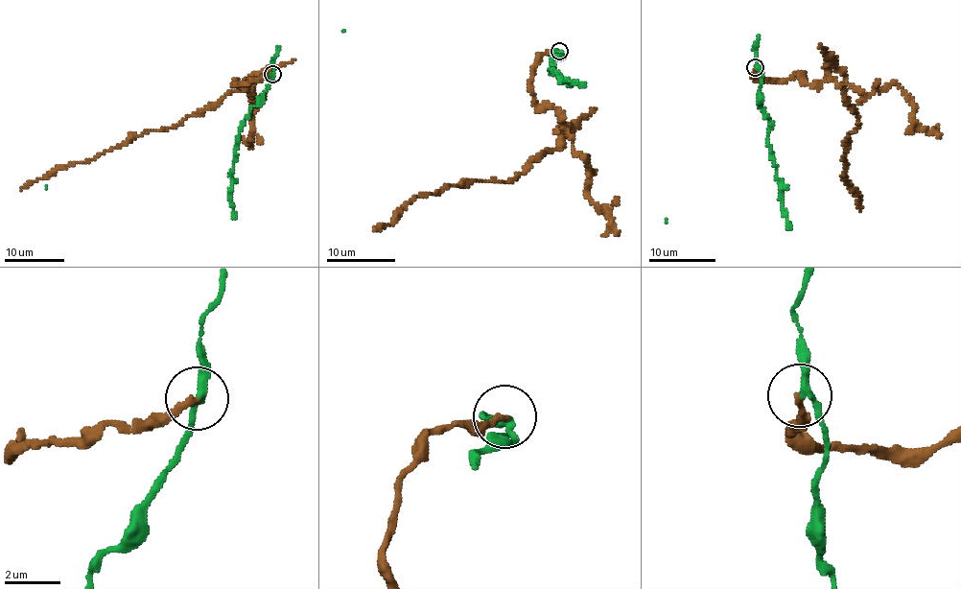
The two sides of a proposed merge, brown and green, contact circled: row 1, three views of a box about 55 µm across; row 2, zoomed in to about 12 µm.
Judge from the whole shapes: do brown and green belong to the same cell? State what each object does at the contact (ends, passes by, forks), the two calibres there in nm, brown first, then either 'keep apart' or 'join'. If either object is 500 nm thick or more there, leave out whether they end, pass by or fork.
brown ends; green passes by; calibres 240 and 240 nm; keep apart

